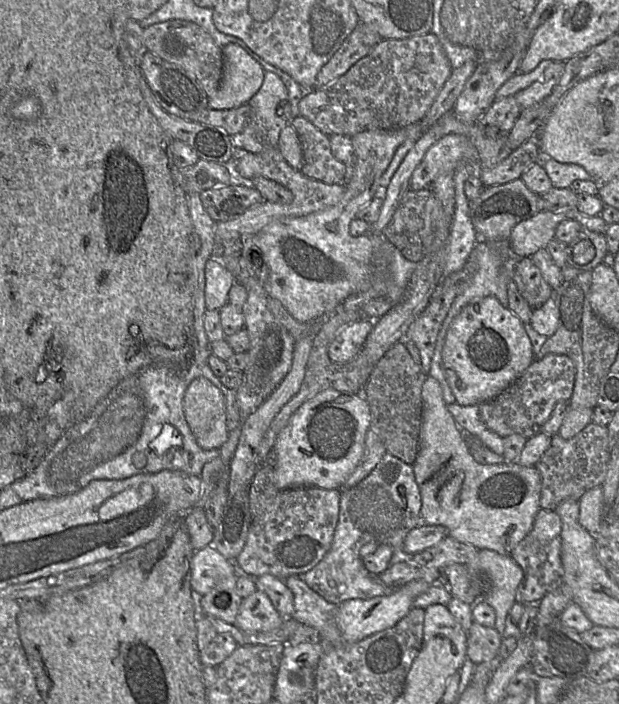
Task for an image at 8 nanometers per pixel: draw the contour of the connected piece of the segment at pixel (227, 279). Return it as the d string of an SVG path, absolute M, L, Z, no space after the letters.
M211 255L205 265L206 309L220 310L228 302L228 293L233 283L231 272Z

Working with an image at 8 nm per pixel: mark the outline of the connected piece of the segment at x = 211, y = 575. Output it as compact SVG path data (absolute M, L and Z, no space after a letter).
M212 544L194 552L191 587L201 595L210 592L223 577L237 574L237 566L219 553Z

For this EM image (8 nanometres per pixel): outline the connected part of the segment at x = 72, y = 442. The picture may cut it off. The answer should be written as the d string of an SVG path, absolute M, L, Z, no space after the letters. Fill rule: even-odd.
M193 360L185 366L154 364L123 379L86 419L65 430L30 473L10 487L22 501L30 501L72 494L97 479L118 480L162 470L179 470L199 476L204 464L220 455L220 448L201 448L185 419L184 394L197 377L208 379L221 390L225 398L228 432L238 427L241 417L236 390L225 387L208 364L197 364ZM137 452L143 452L147 457L142 468L133 463Z

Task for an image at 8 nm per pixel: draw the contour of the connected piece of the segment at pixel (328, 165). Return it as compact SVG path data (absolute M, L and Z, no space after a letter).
M301 115L294 117L289 125L300 138L303 152L301 173L327 184L343 183L346 165L334 157L330 137Z

